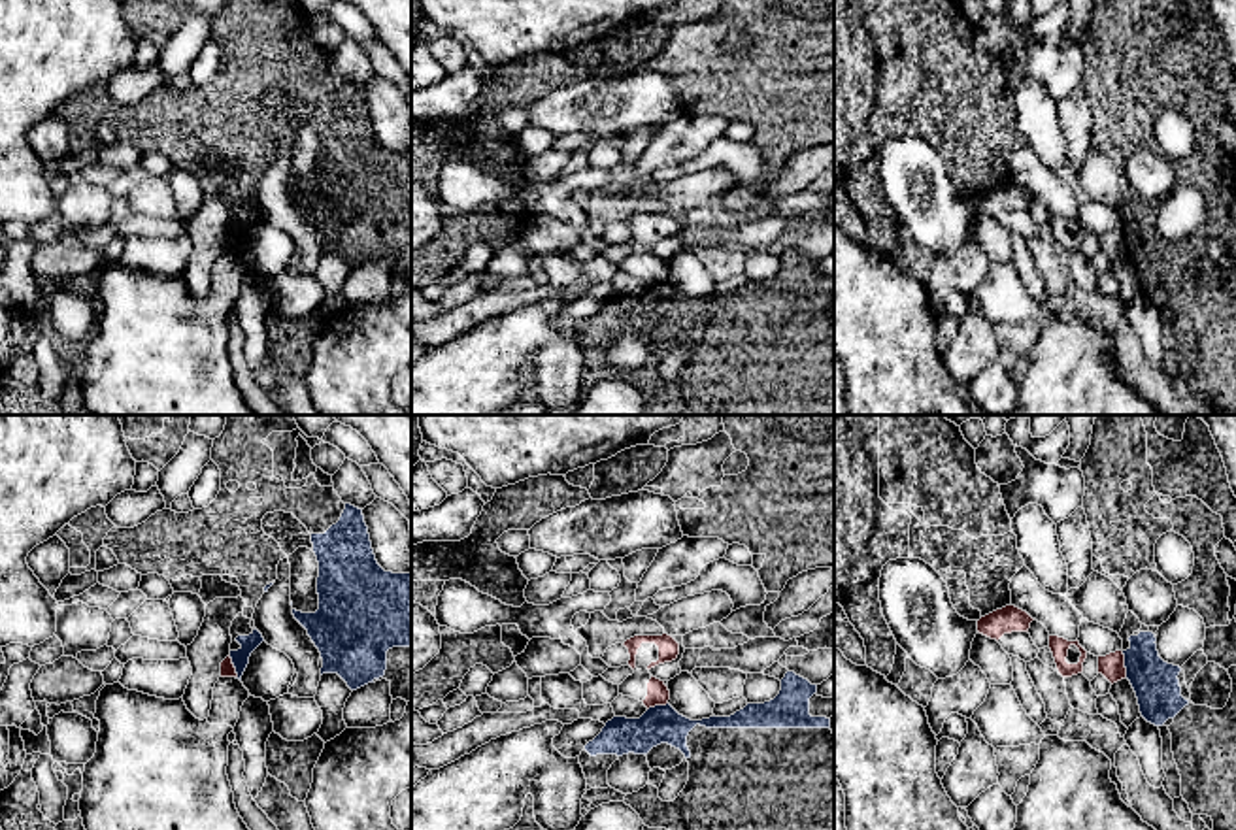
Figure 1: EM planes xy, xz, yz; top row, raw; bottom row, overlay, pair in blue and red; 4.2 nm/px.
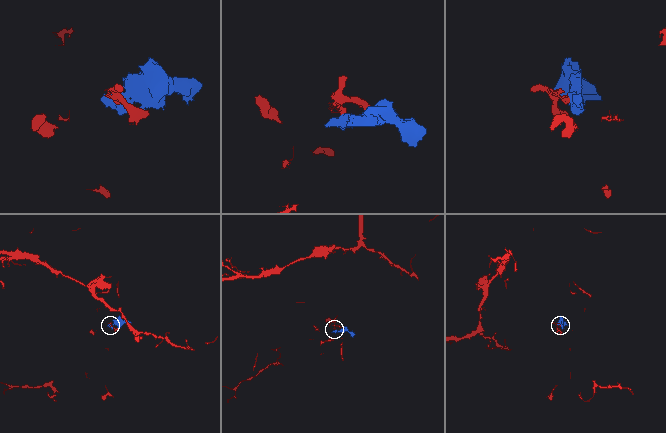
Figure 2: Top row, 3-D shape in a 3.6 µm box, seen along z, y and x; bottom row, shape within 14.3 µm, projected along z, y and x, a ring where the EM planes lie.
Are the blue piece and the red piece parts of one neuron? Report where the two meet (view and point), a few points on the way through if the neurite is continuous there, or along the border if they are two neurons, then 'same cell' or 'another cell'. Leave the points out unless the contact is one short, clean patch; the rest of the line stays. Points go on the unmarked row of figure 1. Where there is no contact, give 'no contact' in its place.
yz (1125, 242) | along yz (1121, 229), (1127, 253) | another cell

